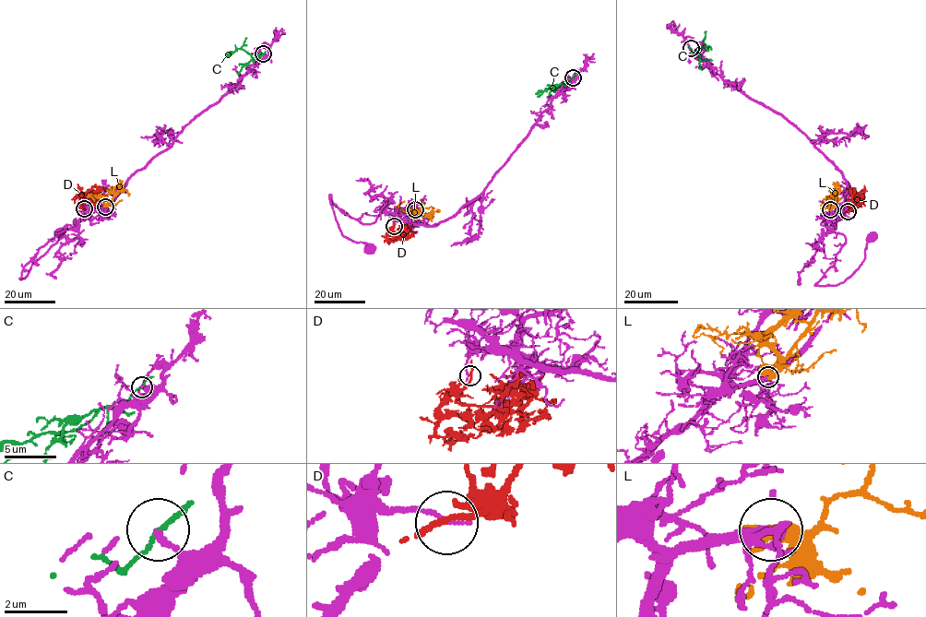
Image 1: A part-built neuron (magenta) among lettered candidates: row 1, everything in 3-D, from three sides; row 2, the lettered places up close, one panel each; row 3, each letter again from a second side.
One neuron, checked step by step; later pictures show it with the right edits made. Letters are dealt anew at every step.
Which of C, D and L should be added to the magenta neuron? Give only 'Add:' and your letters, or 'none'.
Add: L

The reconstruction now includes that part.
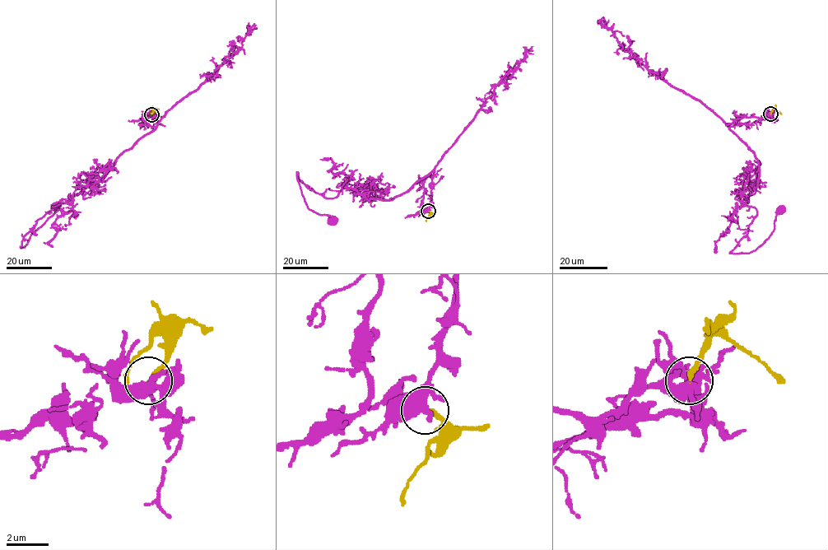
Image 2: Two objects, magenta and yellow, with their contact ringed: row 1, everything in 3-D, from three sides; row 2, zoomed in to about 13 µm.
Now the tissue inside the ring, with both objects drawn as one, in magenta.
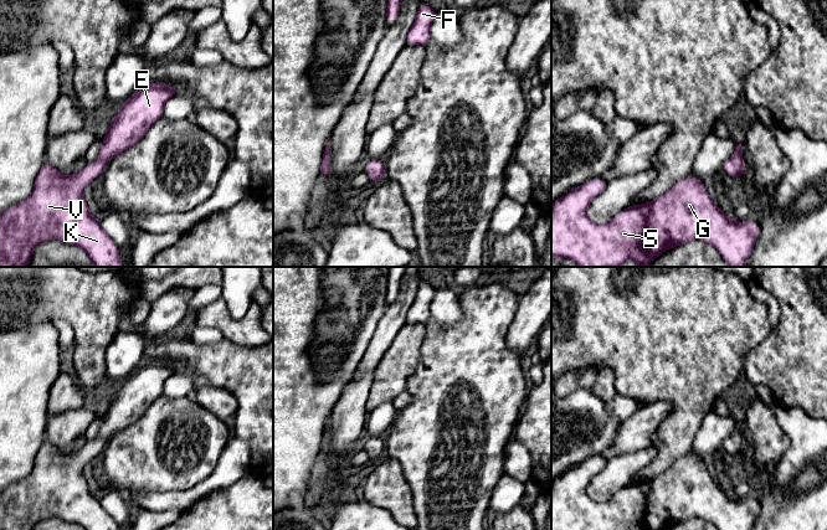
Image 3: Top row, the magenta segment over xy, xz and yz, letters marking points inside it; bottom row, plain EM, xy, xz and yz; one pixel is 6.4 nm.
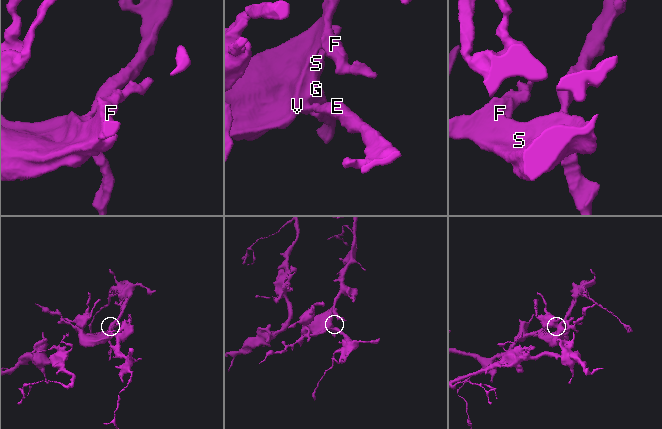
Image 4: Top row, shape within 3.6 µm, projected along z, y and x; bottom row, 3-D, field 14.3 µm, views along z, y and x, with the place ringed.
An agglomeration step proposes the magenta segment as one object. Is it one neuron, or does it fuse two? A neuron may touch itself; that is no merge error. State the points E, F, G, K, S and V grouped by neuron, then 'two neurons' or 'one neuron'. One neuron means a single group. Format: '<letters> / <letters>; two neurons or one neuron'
E F G K S V; one neuron

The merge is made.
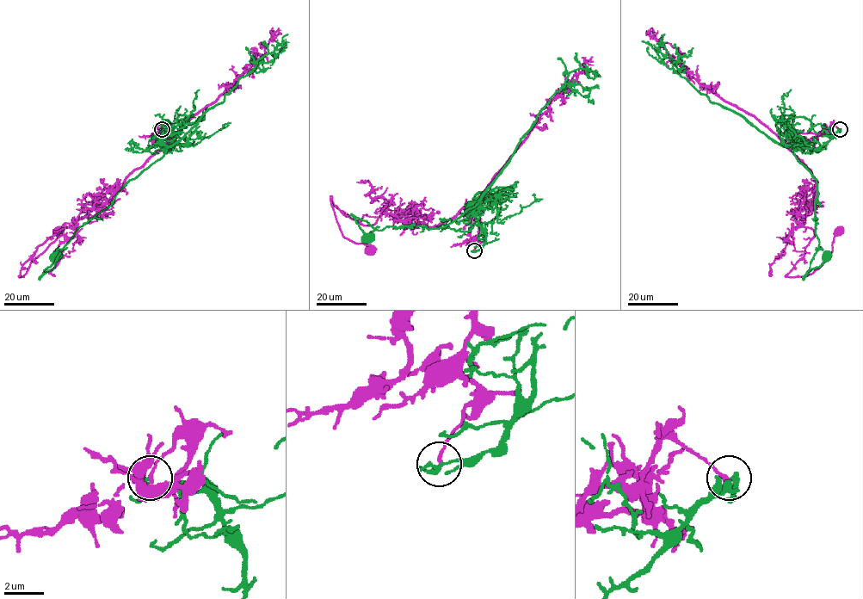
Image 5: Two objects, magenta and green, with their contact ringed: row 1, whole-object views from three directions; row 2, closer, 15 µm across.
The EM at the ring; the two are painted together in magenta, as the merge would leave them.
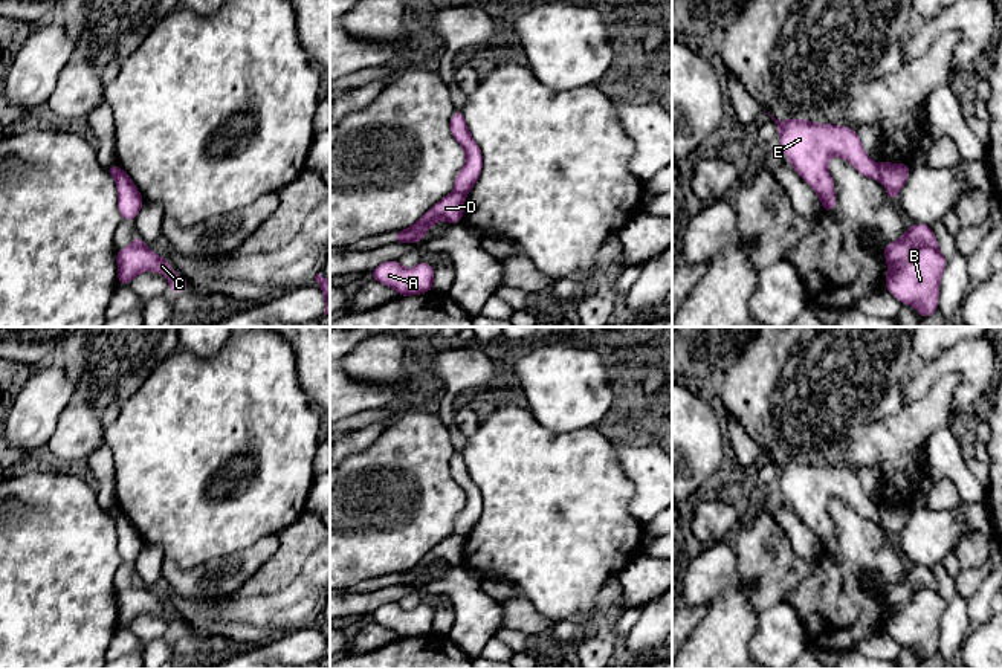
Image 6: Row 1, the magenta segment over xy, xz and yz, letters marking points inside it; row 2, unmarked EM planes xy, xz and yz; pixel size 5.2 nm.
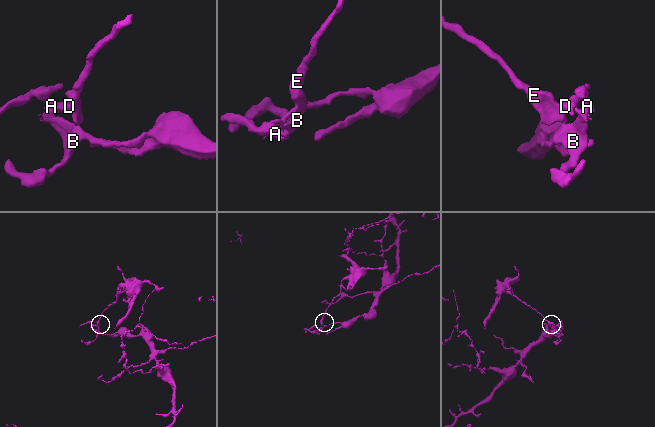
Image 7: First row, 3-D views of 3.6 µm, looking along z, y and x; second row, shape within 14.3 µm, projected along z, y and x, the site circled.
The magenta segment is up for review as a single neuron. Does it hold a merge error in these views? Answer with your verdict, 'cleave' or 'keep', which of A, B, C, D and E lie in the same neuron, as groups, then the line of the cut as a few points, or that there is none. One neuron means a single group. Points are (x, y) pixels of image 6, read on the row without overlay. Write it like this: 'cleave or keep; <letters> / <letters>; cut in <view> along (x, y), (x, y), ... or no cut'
cleave; A B C D / E; cut in yz along (877, 507), (882, 523)

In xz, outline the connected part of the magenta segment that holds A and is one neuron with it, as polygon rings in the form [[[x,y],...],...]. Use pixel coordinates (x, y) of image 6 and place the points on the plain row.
[[[389,602],[374,609],[371,620],[393,629],[399,638],[411,638],[434,631],[434,608],[420,603],[412,611],[405,611],[399,602]]]

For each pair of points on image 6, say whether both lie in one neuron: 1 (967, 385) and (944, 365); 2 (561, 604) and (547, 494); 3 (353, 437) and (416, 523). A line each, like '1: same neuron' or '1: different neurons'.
1: same neuron
2: same neuron
3: different neurons

